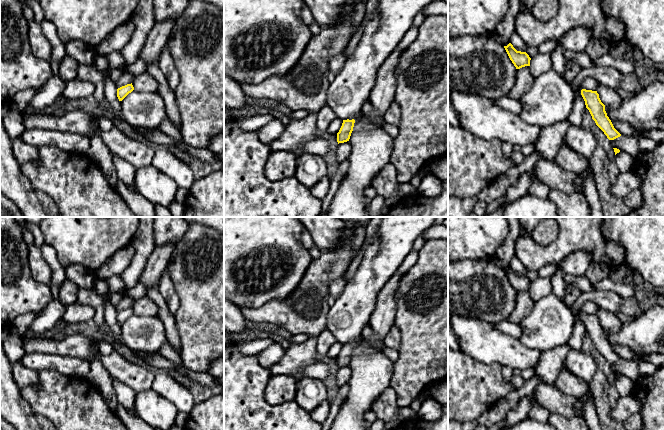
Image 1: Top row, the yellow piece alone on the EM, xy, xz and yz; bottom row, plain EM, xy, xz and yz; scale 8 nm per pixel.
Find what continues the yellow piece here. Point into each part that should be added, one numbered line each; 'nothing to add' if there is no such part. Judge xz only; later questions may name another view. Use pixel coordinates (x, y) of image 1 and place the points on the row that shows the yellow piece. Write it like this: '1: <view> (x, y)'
nothing to add

